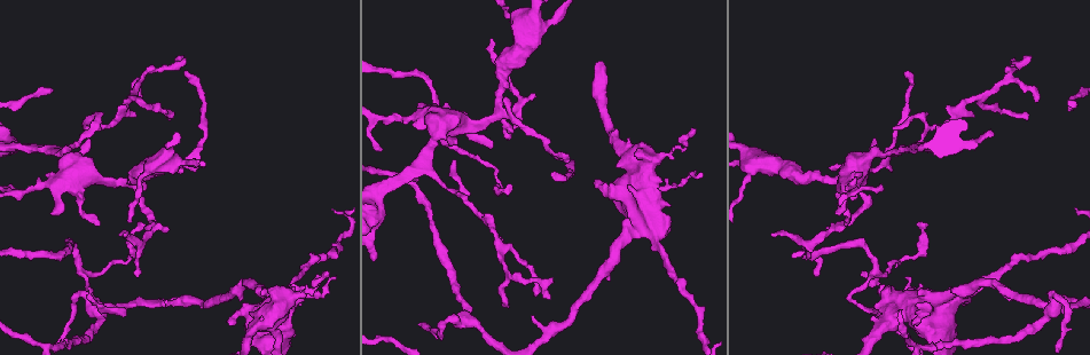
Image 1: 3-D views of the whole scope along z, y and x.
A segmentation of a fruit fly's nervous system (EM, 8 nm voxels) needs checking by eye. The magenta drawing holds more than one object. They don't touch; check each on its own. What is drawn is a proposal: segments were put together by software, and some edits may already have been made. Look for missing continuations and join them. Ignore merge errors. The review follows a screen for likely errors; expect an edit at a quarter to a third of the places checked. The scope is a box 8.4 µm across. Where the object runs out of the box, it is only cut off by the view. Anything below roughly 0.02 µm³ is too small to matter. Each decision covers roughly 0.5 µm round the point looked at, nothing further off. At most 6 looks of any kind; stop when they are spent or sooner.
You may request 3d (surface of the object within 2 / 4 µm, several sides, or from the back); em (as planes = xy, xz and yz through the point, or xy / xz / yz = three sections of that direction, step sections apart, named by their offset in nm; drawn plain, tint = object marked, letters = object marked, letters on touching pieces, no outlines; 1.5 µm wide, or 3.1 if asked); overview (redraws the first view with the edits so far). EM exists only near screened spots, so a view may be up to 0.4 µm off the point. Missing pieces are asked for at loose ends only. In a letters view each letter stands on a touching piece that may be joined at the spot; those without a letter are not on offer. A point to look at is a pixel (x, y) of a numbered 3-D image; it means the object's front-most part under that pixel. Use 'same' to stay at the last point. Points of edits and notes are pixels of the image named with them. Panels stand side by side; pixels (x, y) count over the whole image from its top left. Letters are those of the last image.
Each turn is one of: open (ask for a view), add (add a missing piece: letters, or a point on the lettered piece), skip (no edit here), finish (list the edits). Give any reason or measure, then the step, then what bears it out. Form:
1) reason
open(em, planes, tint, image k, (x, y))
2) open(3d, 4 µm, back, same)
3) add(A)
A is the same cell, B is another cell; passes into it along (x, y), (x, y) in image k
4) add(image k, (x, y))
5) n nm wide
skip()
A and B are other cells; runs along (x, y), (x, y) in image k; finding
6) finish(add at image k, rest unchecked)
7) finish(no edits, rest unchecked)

open(em, yz, step 4, letters, image 1, (165, 304))

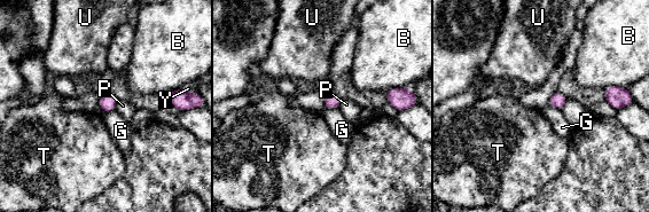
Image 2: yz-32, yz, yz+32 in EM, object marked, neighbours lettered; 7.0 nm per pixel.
cut it another way
open(em, planes, letters, same)

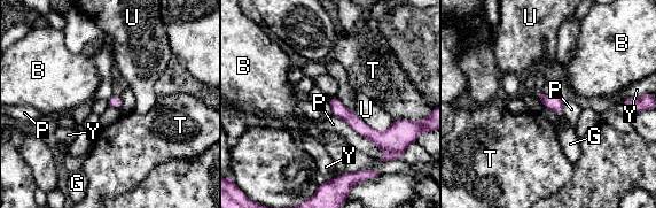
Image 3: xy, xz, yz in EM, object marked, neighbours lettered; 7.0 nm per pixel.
skip()
B, G, P, T, U and Y are other cells; border along (333, 115), (342, 118), (388, 154) in image 3; no lettered piece goes on from it

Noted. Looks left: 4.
tapers out
open(em, planes, letters, image 1, (493, 146))

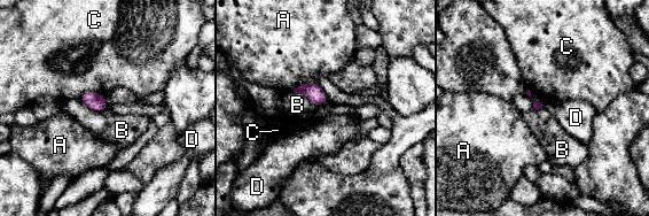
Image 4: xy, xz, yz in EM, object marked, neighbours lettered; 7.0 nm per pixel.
skip()
A, B, C and D are other cells; border along (294, 91), (318, 106), (328, 101) in image 4; none of them fits

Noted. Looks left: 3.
free end
open(3d, 4 µm, back, image 1, (502, 300))

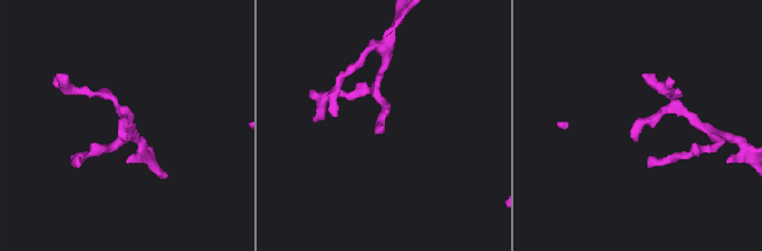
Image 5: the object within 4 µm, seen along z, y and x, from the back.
need the tissue
open(em, planes, letters, image 5, (382, 126))

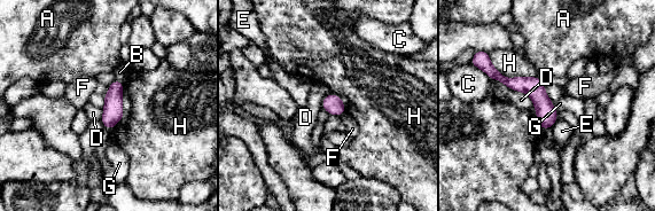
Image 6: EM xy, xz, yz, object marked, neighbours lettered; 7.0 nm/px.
D touches over 420 nm
skip()
A, B, C, D, E, F, G and H are other cells; no lettered piece goes on from it

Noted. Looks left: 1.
finish(no edits, rest unchecked)

